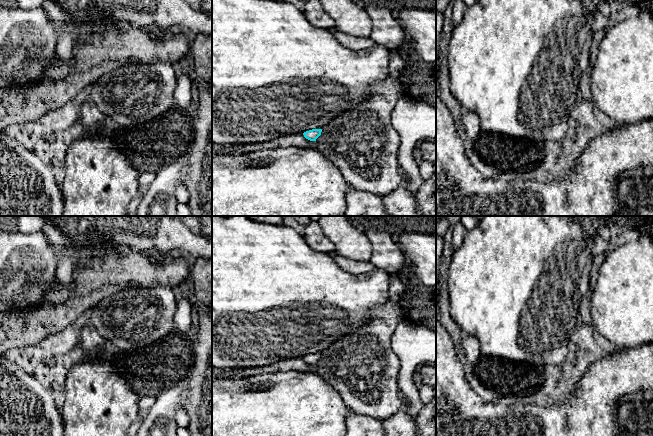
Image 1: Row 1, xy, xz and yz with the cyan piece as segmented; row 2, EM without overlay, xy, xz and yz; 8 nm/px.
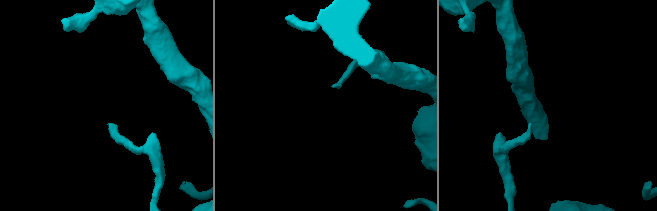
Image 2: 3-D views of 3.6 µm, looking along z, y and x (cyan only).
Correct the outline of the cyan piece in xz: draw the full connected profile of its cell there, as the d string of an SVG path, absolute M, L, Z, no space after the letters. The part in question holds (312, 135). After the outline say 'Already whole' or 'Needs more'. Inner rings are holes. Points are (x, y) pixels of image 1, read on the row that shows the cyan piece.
M312 129L303 133L304 137L310 141L316 141L321 135L322 129Z. Already whole

